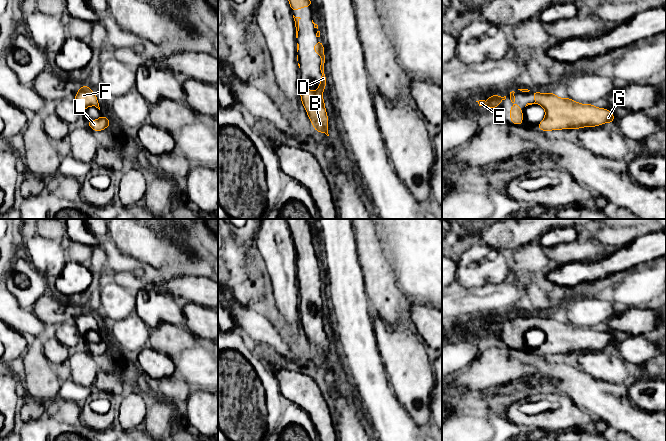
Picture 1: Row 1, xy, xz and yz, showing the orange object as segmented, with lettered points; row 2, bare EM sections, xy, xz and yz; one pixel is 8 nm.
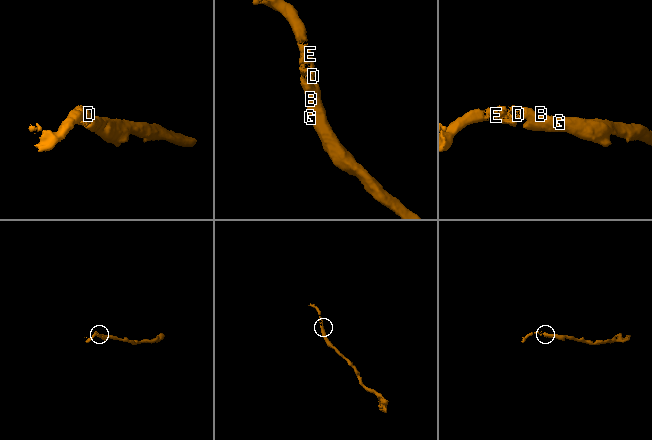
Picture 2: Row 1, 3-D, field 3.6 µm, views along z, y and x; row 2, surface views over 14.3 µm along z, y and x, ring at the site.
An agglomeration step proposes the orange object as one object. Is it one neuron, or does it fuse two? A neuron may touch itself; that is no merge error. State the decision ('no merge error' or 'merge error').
no merge error

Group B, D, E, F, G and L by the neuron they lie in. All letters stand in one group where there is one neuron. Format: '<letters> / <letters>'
B D E F G L

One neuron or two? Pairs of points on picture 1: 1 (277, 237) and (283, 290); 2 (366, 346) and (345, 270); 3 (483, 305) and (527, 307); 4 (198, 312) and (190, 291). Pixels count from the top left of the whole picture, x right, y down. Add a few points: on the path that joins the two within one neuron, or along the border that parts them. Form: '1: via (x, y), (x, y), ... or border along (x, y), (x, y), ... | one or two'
1: via (278, 250), (283, 277) | one
2: via (355, 327), (351, 303), (346, 289) | one
3: via (494, 305), (516, 305) | one
4: border along (189, 301), (207, 308) | two

